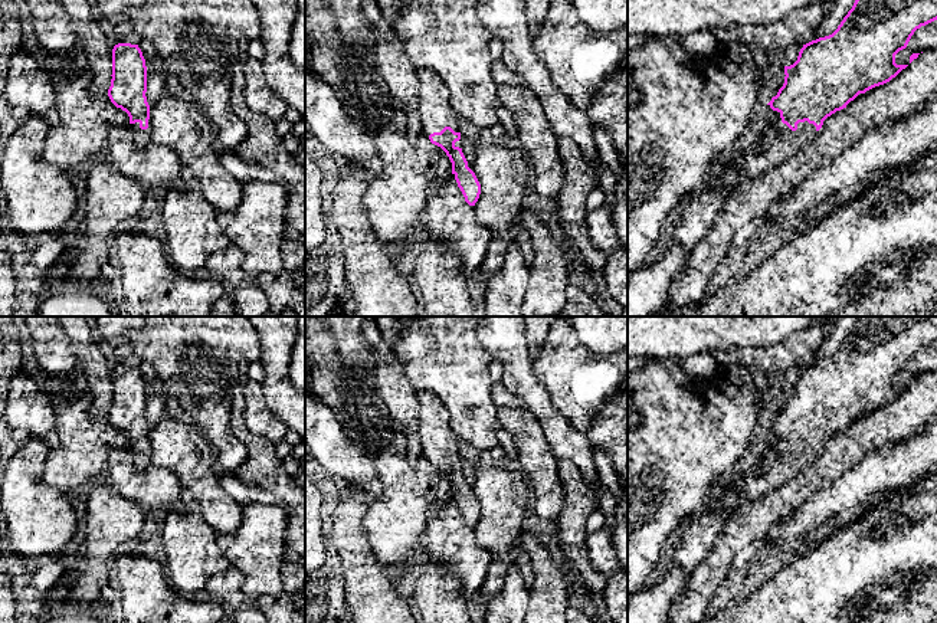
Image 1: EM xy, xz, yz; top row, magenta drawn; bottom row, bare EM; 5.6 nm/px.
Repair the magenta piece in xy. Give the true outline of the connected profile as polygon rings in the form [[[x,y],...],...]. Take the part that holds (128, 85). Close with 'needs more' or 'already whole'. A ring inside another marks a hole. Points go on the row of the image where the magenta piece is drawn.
[[[118,43],[112,49],[111,102],[125,111],[134,131],[134,142],[144,148],[151,142],[151,118],[147,102],[147,66],[138,45]]] | needs more

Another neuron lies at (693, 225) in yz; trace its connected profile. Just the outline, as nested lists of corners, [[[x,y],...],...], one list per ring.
[[[730,170],[718,188],[710,190],[694,200],[687,210],[675,220],[672,245],[679,245],[685,250],[694,247],[704,239],[718,212],[725,207],[731,194],[730,186],[738,186],[738,174]]]

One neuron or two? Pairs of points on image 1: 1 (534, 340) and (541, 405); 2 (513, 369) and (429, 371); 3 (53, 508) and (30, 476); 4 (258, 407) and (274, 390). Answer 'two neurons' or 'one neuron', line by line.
1: two neurons
2: two neurons
3: one neuron
4: two neurons

